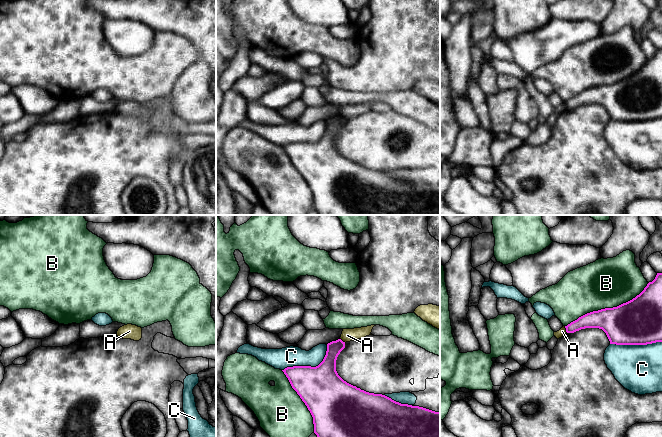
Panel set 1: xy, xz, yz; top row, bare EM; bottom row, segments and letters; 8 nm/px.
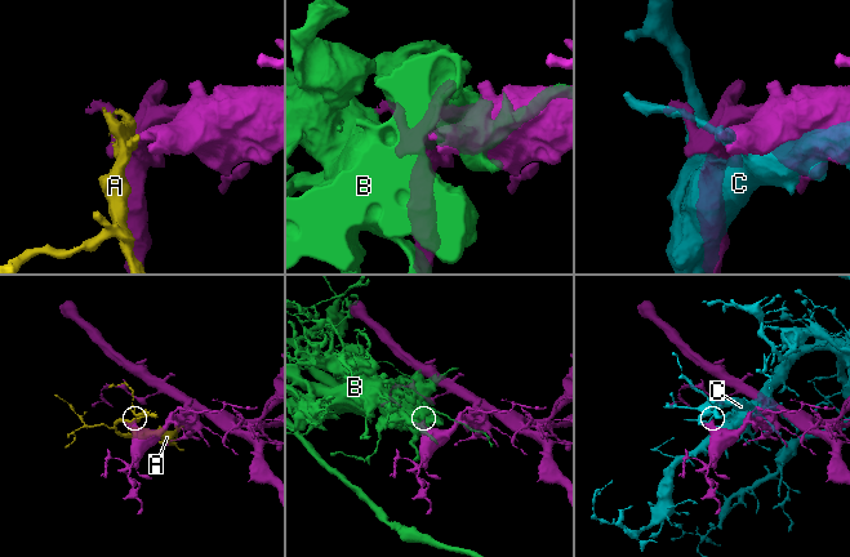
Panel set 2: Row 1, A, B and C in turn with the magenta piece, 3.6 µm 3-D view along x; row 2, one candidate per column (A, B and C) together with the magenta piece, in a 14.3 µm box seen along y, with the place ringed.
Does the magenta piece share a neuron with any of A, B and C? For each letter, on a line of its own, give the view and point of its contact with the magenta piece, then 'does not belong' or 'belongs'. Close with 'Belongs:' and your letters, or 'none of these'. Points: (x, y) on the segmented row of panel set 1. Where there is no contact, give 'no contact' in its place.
A: yz (566, 329) | does not belong
B: yz (607, 308) | does not belong
C: xz (309, 366) | does not belong
Belongs: none of these

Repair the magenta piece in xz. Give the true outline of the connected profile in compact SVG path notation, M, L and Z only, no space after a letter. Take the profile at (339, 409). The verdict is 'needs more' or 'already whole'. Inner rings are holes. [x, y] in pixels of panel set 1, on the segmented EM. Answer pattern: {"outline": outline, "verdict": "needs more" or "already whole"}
{"outline": "M341 339L332 341L327 344L326 355L318 366L282 370L310 411L317 437L440 437L440 412L401 404L344 381L336 371L337 357L344 348Z", "verdict": "already whole"}

